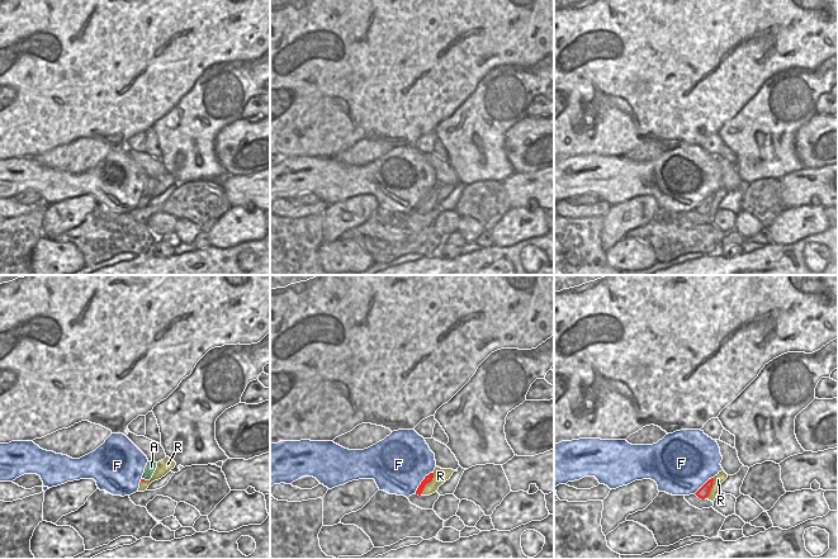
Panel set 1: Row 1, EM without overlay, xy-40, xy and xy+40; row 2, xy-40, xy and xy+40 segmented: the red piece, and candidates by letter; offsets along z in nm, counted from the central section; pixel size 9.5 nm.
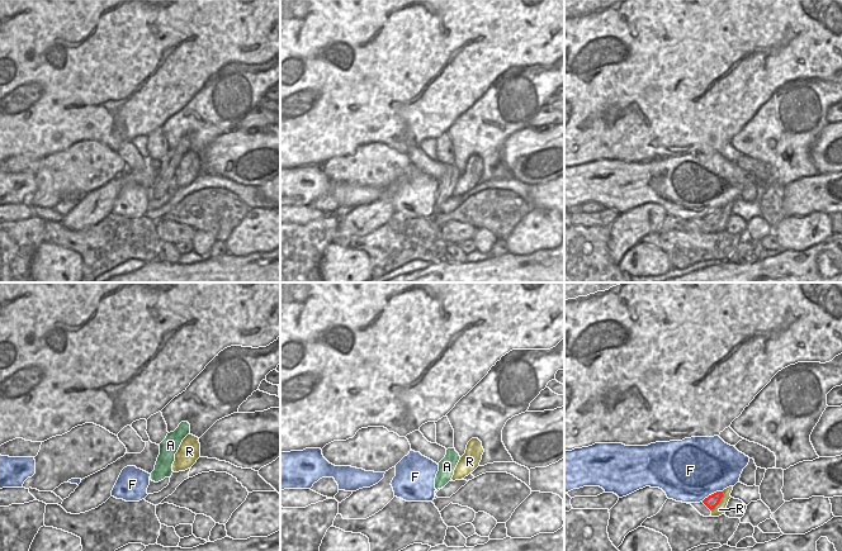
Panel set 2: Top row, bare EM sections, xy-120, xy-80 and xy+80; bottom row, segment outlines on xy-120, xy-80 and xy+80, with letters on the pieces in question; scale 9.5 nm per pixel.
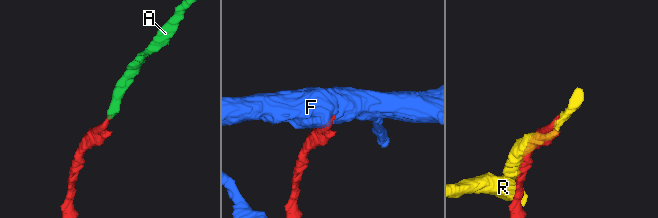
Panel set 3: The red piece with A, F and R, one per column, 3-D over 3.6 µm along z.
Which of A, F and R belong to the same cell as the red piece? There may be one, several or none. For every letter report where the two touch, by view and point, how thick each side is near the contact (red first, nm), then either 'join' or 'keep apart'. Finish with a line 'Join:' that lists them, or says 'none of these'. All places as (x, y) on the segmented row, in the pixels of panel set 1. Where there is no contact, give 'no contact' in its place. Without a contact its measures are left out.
A: no contact | join
F: xy (421, 482) | 70/500 nm | keep apart
R: xy (427, 482) | 70/140 nm | keep apart
Join: A

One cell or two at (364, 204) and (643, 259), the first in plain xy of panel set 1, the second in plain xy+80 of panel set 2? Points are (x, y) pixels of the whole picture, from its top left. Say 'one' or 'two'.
two

